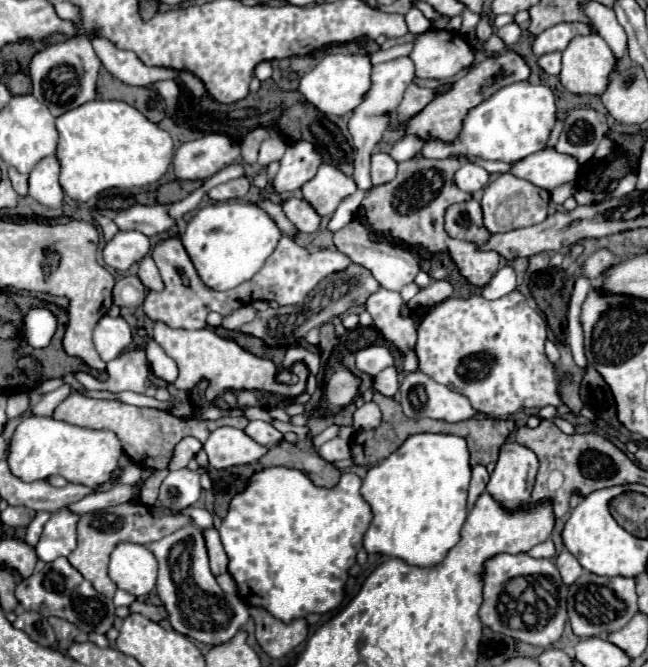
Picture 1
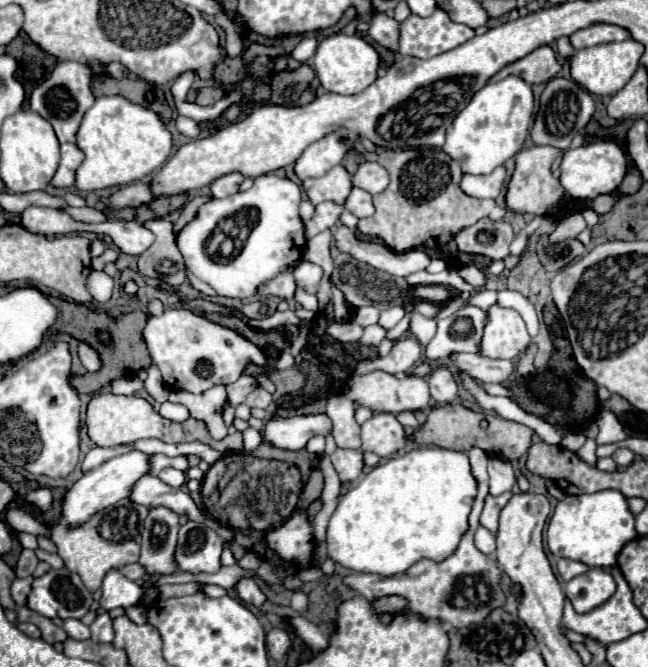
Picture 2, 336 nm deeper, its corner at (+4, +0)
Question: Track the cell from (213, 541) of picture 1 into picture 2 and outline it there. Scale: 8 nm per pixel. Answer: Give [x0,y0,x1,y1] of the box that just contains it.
[235,578,267,606]

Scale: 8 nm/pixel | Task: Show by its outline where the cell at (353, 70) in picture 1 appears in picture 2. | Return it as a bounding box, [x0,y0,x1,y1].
[313,32,379,94]

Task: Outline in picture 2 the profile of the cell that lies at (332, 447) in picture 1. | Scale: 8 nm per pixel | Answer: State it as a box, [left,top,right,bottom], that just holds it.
[331,448,365,484]

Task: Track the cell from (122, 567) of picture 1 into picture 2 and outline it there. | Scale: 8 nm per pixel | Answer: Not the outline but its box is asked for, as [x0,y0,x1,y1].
[101,570,143,610]

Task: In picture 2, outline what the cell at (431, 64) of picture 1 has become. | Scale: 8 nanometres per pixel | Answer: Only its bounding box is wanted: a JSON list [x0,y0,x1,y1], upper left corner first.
[399,6,475,58]

